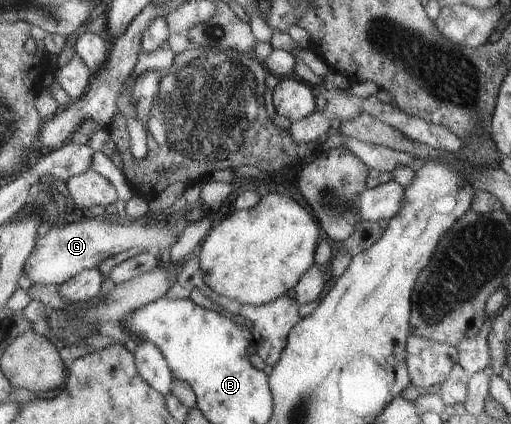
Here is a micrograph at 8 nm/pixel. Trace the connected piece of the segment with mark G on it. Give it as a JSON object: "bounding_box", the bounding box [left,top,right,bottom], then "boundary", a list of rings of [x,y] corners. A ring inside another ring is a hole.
{"bounding_box":[25,215,177,285],"boundary":[[[91,215],[82,218],[81,221],[67,223],[65,226],[55,224],[46,235],[38,236],[37,246],[33,254],[30,254],[25,272],[33,284],[62,285],[83,271],[99,269],[107,258],[129,248],[142,247],[149,250],[157,247],[160,252],[163,252],[177,240],[174,229],[172,221],[166,224],[163,222],[143,224],[143,226],[137,222],[114,224],[106,219],[91,218]]]}

